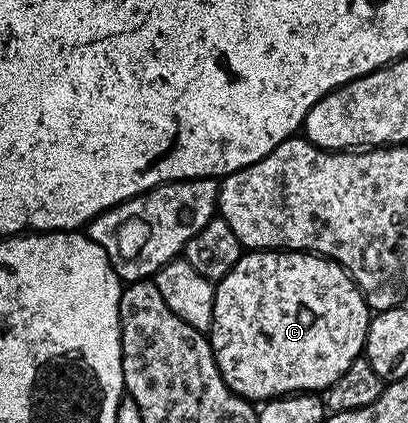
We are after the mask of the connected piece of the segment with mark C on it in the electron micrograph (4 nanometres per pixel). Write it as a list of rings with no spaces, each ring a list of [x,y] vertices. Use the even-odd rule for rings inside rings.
[[[276,249],[274,251],[248,250],[239,260],[237,265],[225,277],[215,283],[215,300],[213,301],[213,321],[209,338],[211,347],[215,350],[215,364],[229,389],[237,393],[242,399],[252,401],[266,401],[278,399],[280,395],[293,395],[296,393],[322,393],[326,391],[349,365],[353,365],[355,359],[364,354],[367,345],[367,327],[371,323],[372,312],[363,300],[363,294],[359,287],[351,280],[351,276],[341,264],[334,263],[332,259],[325,259],[321,255],[308,253],[306,251],[285,251]]]

